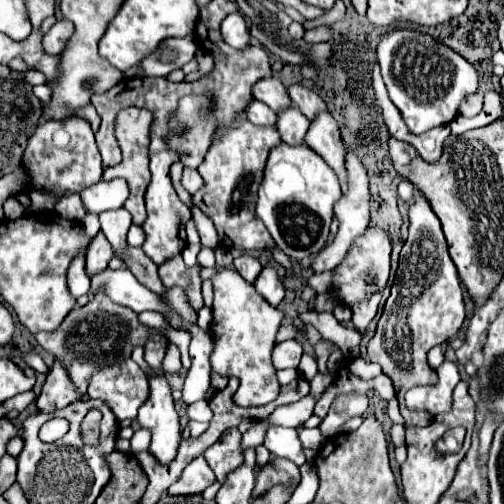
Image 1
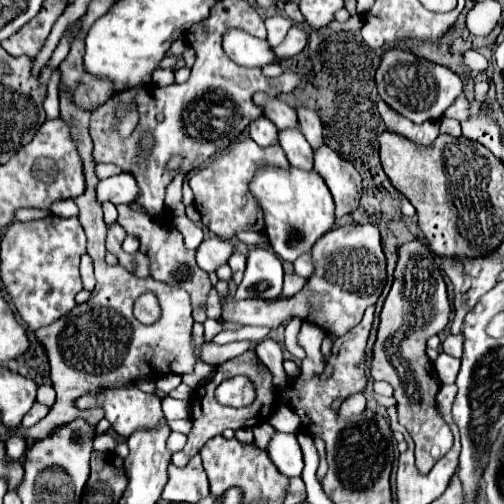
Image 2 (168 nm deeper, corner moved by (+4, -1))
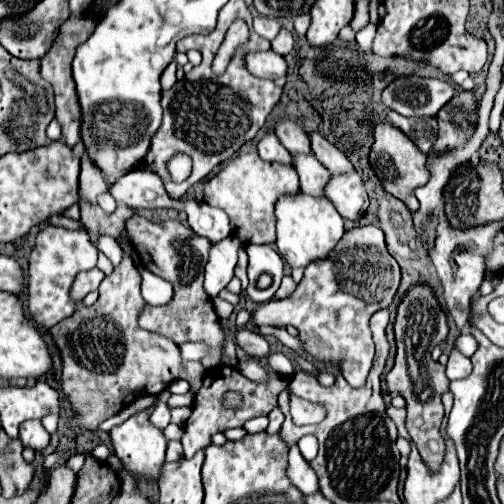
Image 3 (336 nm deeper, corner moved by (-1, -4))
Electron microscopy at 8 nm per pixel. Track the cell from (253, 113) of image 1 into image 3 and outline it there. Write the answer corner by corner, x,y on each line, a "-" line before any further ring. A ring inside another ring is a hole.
268,132
262,136
262,140
258,142
258,152
260,152
260,158
266,162
292,164
292,156
282,148
282,144
274,132

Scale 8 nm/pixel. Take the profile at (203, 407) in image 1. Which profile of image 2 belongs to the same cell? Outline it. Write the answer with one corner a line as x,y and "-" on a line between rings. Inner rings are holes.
166,396
161,403
163,403
163,413
165,413
167,421
191,418
192,406
189,401

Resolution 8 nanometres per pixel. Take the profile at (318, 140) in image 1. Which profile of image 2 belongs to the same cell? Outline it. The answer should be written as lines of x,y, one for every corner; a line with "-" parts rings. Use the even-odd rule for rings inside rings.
325,143
315,149
315,171
321,173
335,199
335,219
353,213
359,207
361,175

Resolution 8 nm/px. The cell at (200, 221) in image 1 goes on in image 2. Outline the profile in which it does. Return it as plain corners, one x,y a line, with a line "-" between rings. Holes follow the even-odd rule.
213,235
213,237
203,239
203,243
197,247
197,263
203,271
211,273
219,265
227,263
231,253
233,253
231,241
225,241
225,239
219,239

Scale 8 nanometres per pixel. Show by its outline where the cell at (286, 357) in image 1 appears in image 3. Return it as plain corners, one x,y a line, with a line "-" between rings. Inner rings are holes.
242,328
236,332
236,344
248,354
248,356
256,356
256,358
266,358
270,354
268,342
264,340
264,336
260,336
254,330

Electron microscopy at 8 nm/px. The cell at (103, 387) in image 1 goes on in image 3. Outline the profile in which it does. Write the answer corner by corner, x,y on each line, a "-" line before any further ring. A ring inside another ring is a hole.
146,410
140,414
134,414
124,424
110,430
110,440
112,440
112,452
120,458
122,468
126,472
130,472
138,480
148,480
148,482
154,480
154,484
158,484
162,478
164,452
166,452
168,440
164,438
160,428
150,428
148,416
150,416
150,412
146,412

